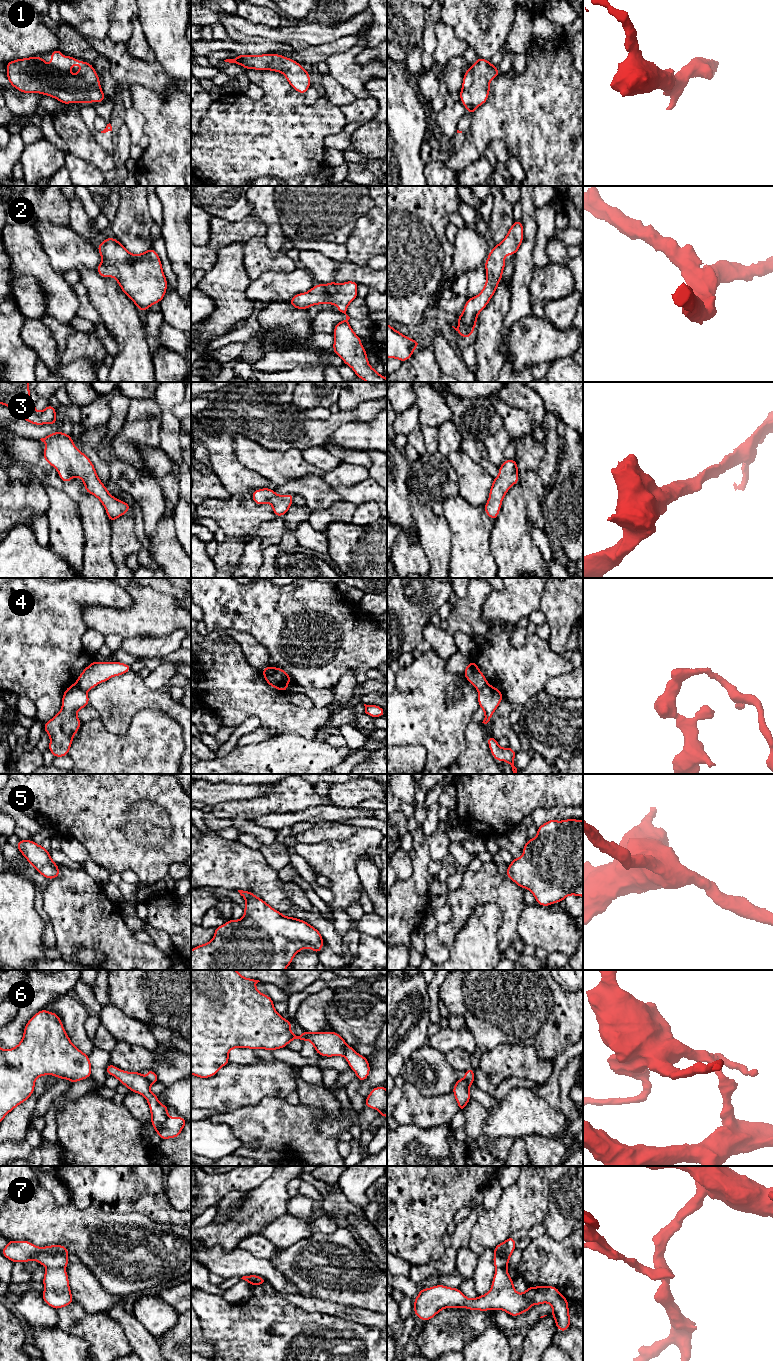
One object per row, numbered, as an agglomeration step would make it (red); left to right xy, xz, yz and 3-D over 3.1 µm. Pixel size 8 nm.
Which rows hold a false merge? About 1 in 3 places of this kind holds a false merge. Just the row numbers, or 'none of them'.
4, 6, 7

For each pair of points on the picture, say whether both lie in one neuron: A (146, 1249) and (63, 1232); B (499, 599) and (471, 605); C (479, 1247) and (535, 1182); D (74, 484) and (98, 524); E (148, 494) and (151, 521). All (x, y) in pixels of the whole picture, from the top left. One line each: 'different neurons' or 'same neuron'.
A: same neuron
B: different neurons
C: same neuron
D: same neuron
E: same neuron

